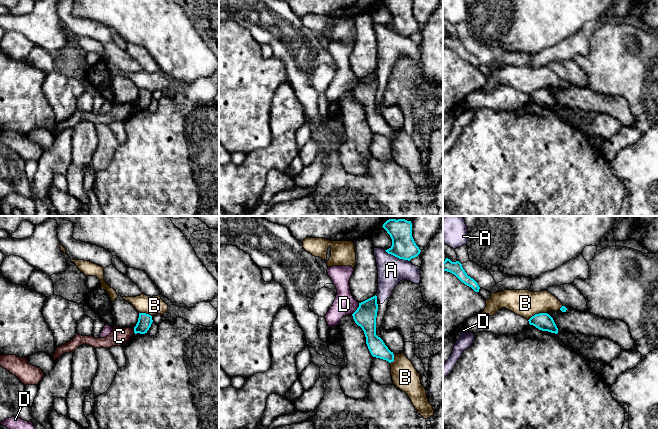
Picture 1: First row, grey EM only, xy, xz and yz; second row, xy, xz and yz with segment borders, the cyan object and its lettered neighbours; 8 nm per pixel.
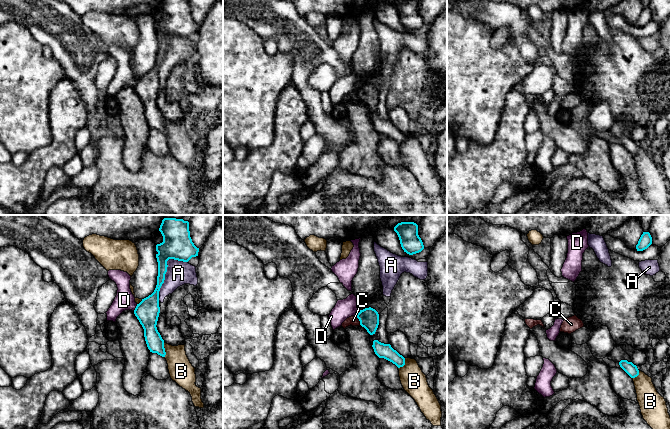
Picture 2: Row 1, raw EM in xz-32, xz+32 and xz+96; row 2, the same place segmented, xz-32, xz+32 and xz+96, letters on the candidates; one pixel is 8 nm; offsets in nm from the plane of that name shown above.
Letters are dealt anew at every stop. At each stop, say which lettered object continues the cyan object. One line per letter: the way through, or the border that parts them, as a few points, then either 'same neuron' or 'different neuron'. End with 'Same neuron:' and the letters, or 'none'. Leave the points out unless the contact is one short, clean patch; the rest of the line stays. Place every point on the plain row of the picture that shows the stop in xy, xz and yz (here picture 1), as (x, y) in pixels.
A: different neuron
B: different neuron
C: border xy (133, 105), (134, 108); different neuron
D: border xz (359, 79), (359, 82), (351, 90); different neuron
Same neuron: none

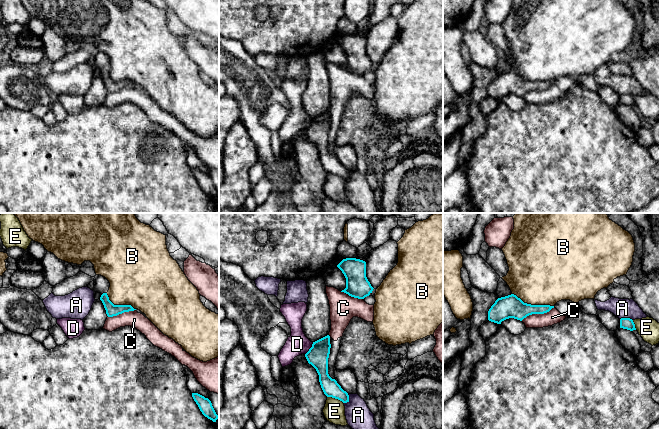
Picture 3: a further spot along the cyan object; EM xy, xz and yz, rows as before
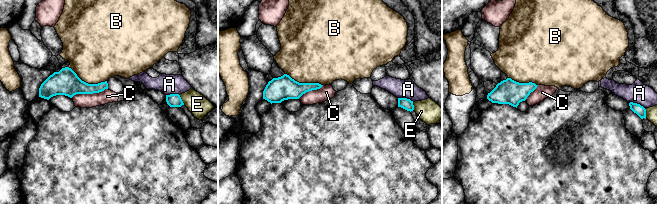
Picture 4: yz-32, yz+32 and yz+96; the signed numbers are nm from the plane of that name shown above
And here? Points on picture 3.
A: different neuron
B: different neuron
C: different neuron
D: border xz (313, 118), (305, 130); different neuron
E: different neuron
Same neuron: none

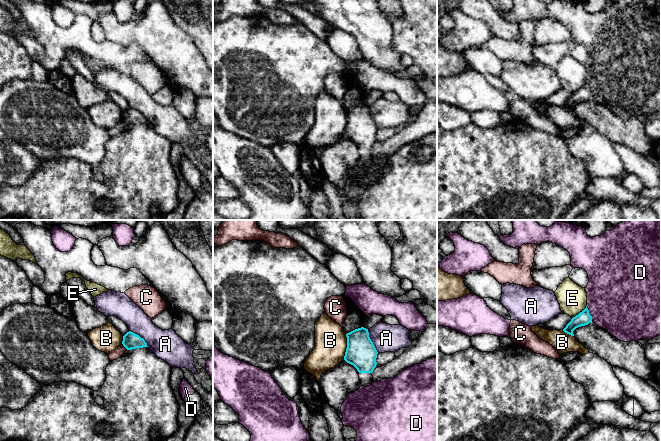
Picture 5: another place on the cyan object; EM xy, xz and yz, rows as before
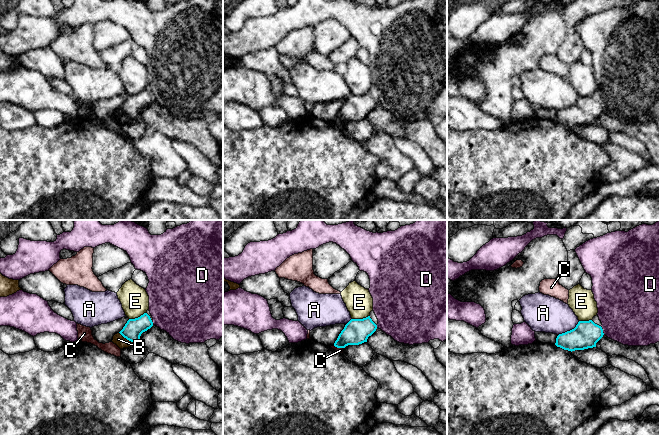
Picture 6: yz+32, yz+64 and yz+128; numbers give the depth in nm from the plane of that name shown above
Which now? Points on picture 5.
A: different neuron
B: border xz (346, 110), (346, 127), (343, 135); different neuron
C: border xy (122, 119), (127, 125); different neuron
D: different neuron
E: different neuron
Same neuron: none

